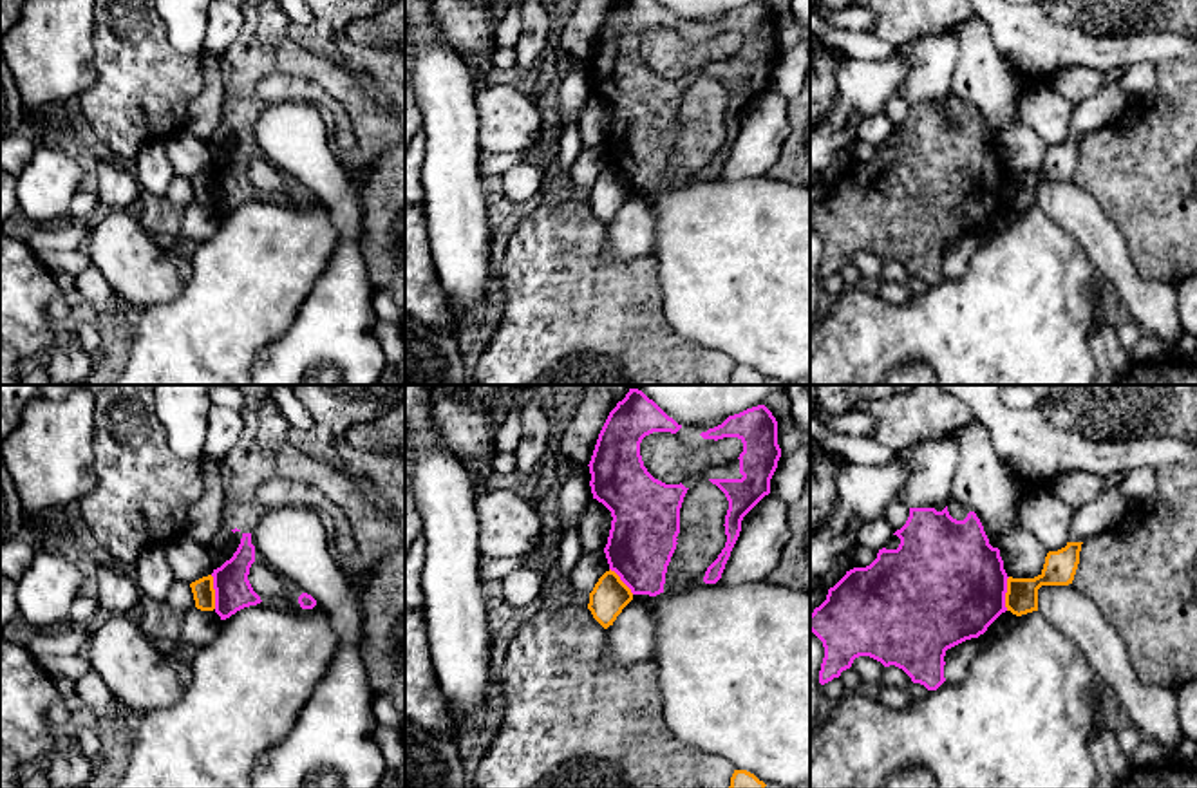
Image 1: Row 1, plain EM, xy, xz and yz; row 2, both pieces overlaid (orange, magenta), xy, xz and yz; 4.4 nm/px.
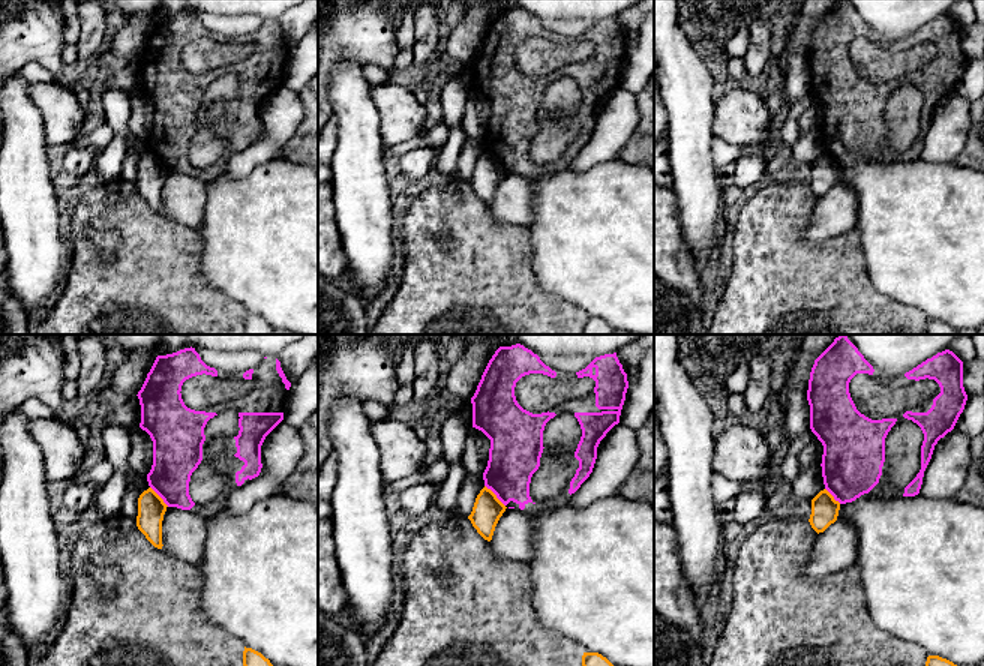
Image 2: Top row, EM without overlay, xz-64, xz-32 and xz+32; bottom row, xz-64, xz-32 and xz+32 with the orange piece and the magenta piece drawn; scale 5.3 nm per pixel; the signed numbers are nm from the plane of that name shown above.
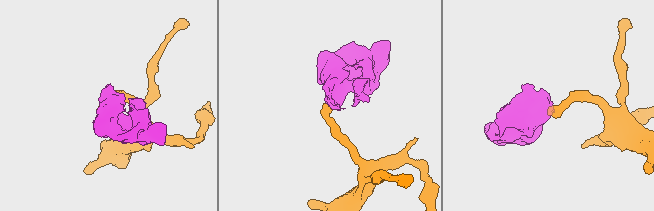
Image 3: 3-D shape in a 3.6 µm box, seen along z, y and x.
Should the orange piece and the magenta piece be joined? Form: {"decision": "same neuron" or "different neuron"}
{"decision": "different neuron"}

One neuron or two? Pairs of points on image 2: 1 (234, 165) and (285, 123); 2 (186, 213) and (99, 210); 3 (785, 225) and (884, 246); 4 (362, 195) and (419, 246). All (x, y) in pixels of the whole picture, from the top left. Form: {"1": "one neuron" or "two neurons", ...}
{"1": "one neuron", "2": "two neurons", "3": "two neurons", "4": "two neurons"}

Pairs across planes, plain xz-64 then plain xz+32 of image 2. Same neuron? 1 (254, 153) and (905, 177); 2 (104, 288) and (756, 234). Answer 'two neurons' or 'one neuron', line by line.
1: two neurons
2: one neuron

